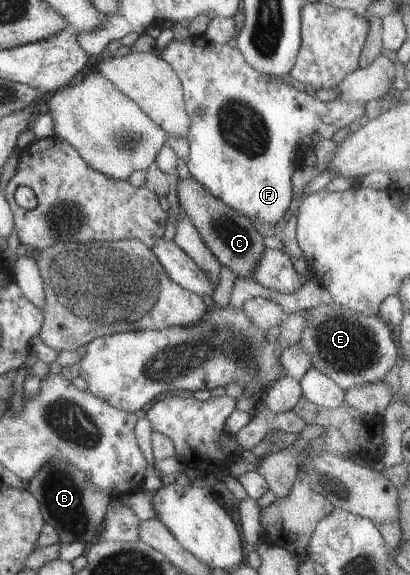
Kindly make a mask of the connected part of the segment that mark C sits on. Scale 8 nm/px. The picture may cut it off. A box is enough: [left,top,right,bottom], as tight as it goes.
[176,177,264,277]

